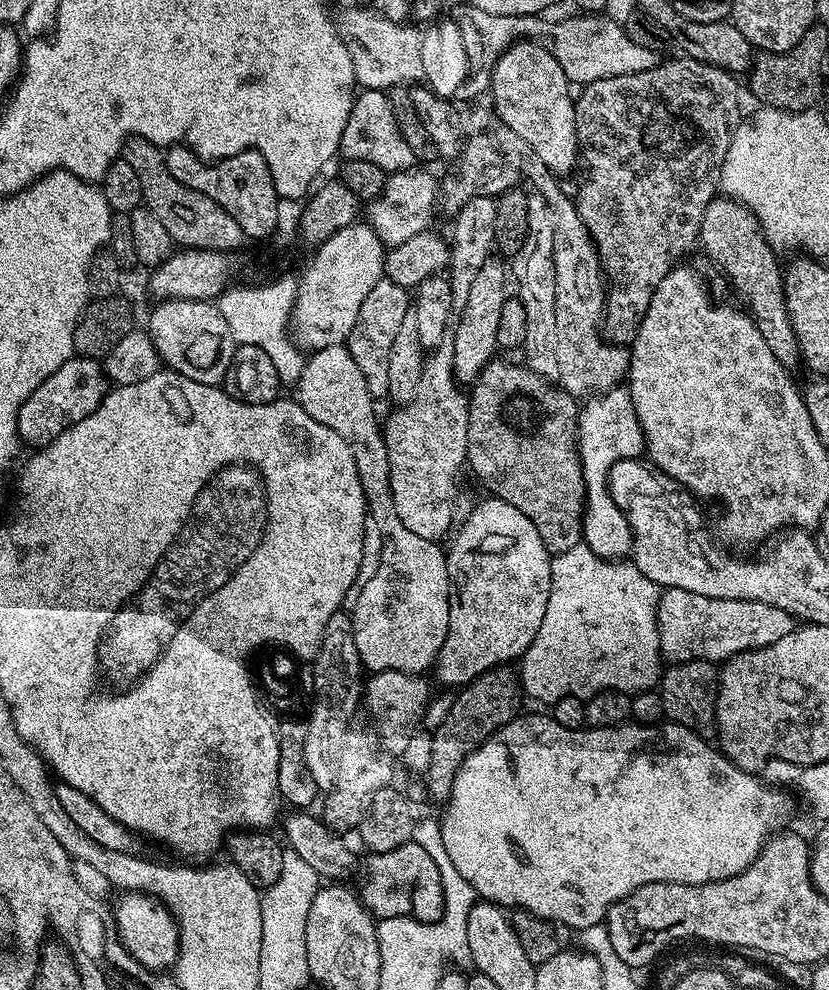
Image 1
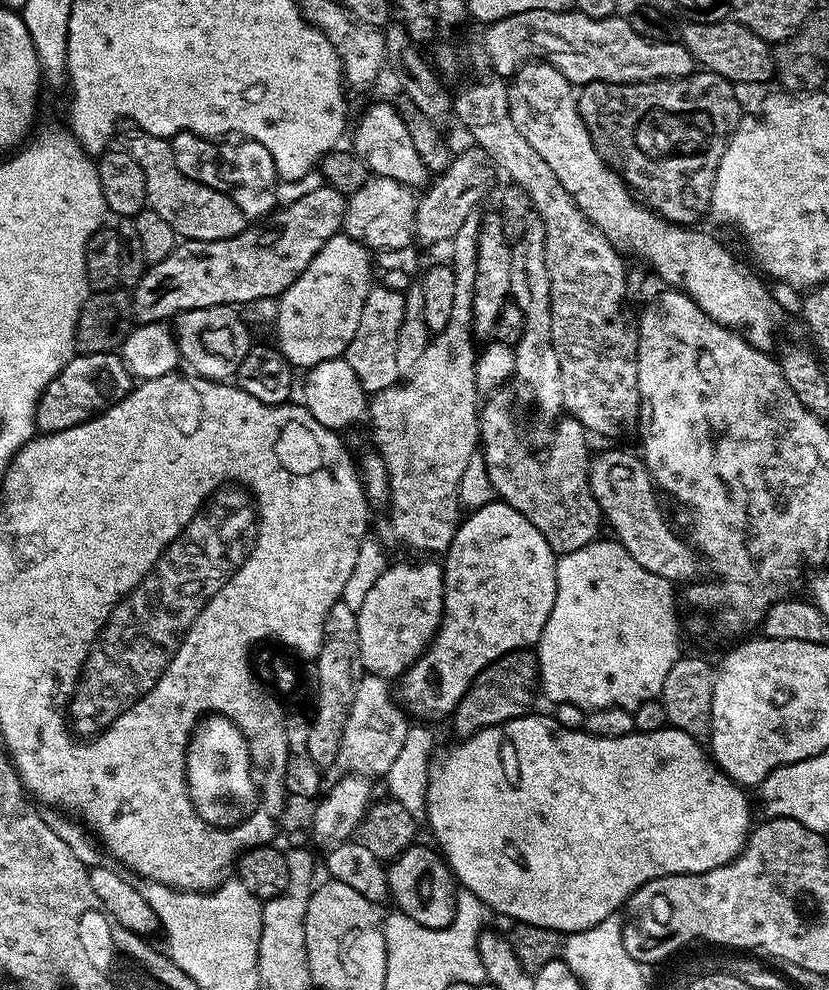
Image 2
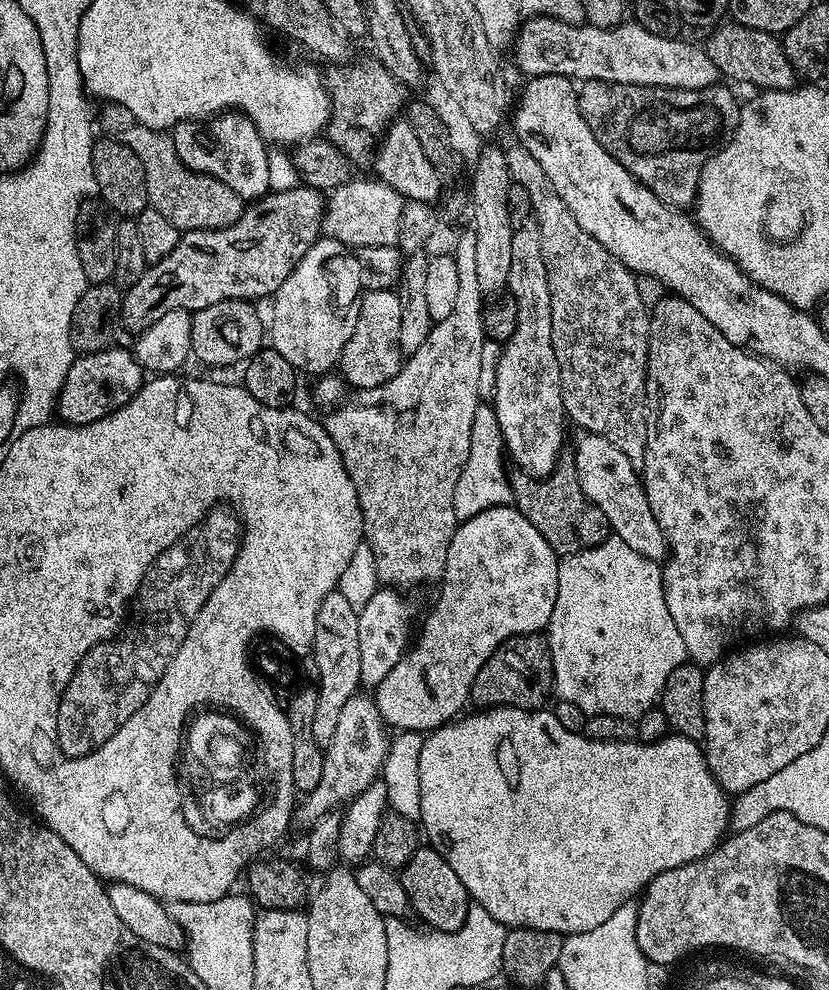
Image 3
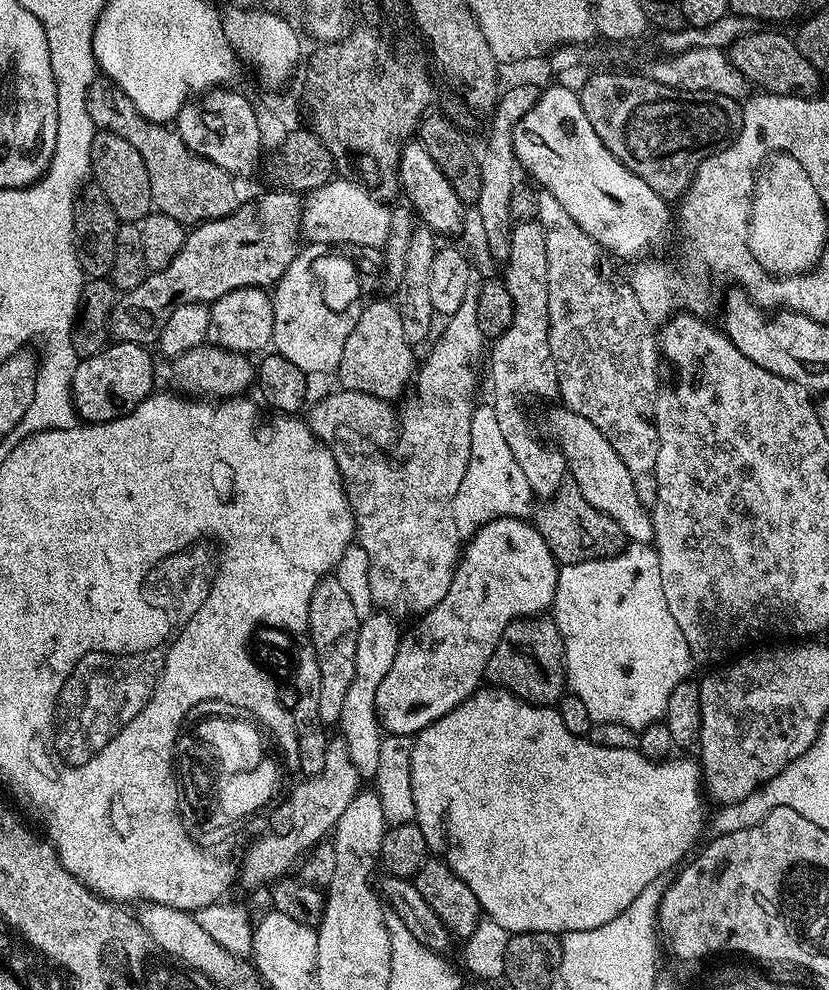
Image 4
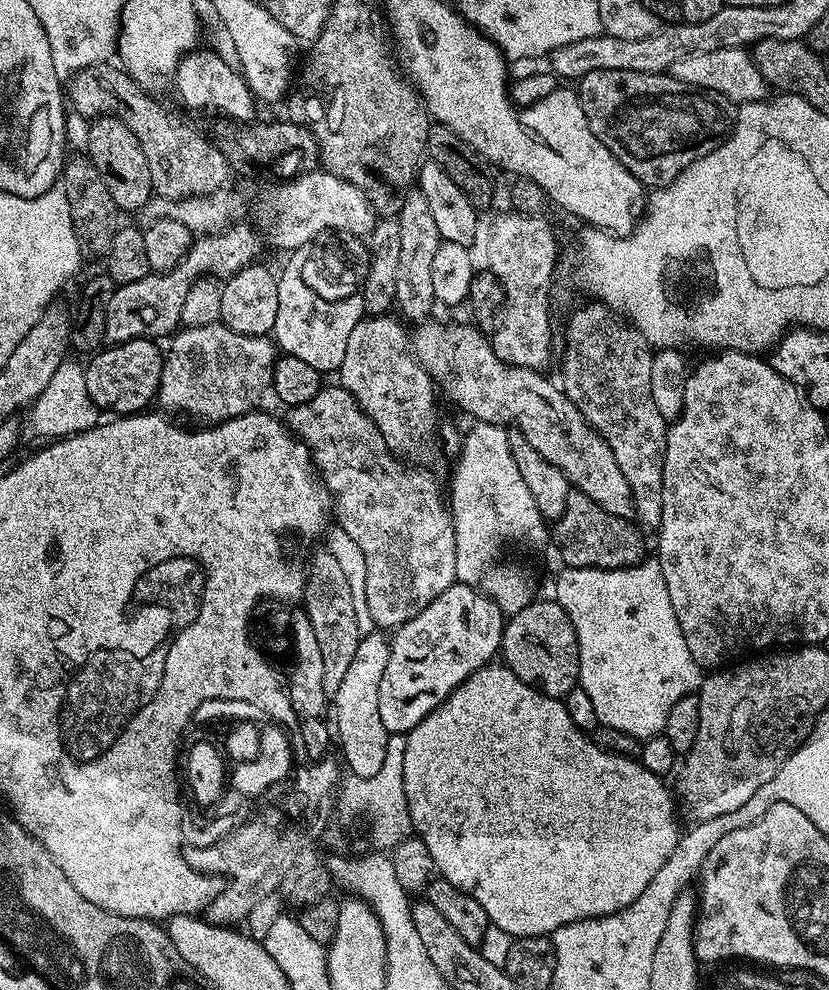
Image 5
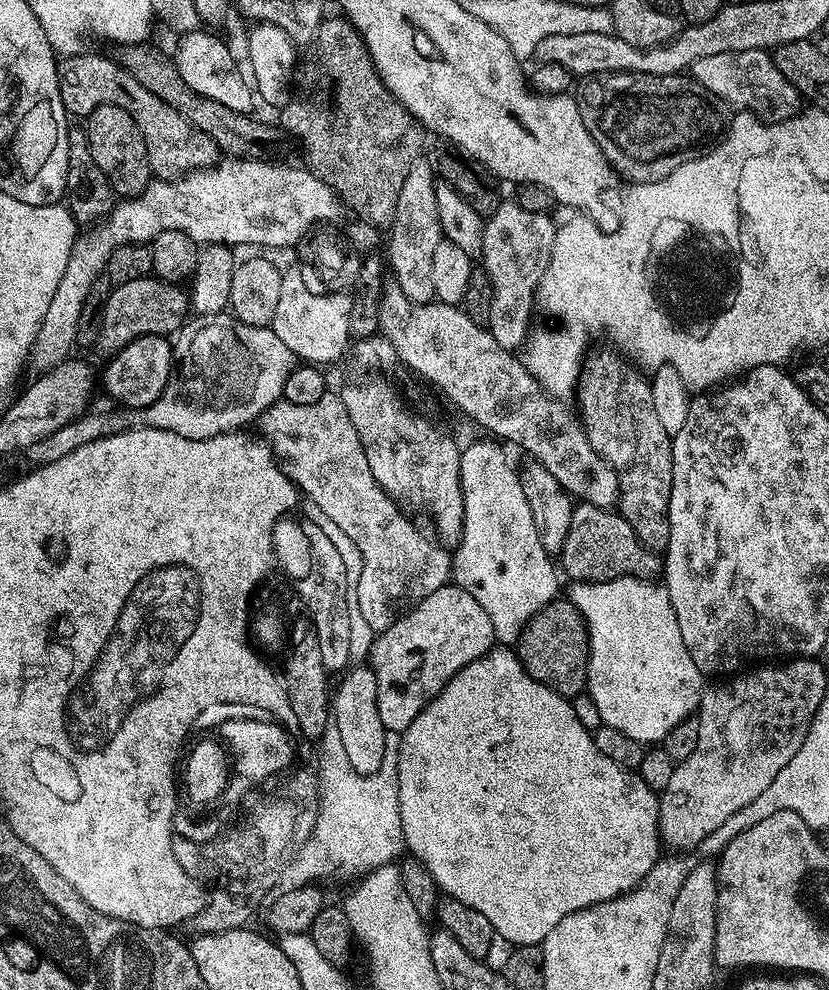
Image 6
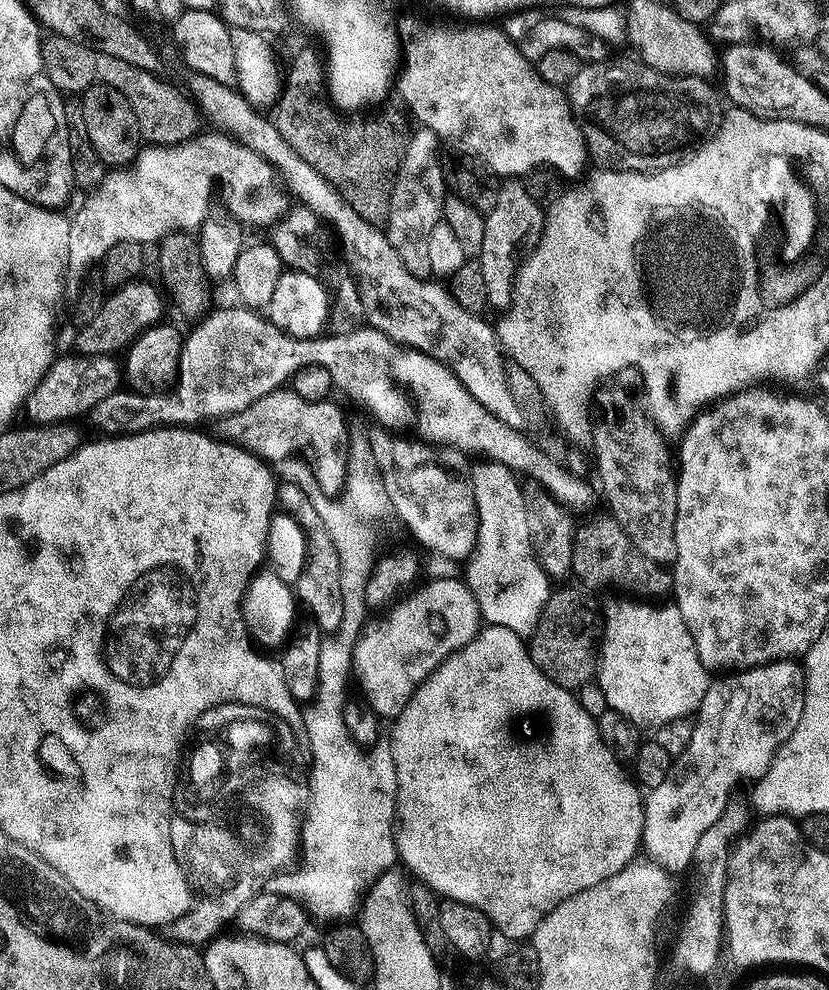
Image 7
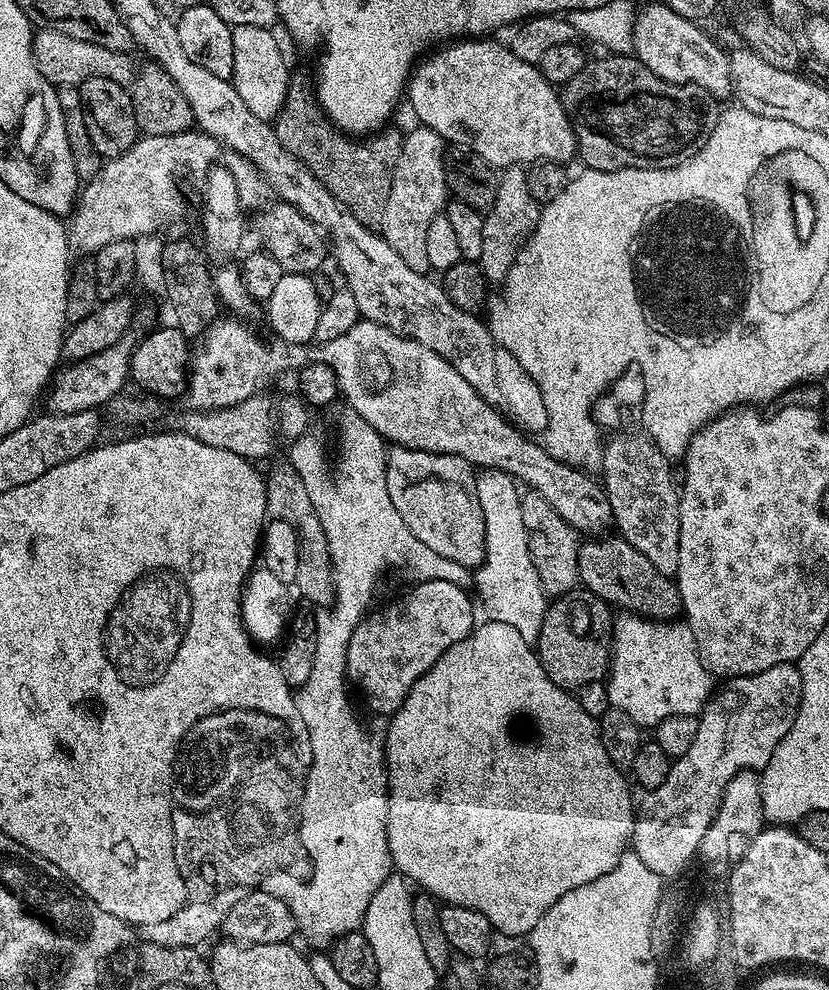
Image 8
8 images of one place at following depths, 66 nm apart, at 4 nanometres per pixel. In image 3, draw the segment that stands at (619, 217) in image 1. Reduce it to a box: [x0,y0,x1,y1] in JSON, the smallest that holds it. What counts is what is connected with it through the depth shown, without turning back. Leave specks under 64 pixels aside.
[578,80,741,210]

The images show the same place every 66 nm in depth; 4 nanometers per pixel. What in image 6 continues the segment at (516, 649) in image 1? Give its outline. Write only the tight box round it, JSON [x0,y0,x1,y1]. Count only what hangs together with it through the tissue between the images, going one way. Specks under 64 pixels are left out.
[370,582,494,733]

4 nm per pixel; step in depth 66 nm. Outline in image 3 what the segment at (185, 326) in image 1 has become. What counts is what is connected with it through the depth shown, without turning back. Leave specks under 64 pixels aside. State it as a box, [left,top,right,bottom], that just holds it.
[192,300,266,368]

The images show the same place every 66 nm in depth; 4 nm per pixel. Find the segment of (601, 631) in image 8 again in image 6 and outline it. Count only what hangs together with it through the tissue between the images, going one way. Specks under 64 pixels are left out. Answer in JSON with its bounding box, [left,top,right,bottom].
[519,598,588,694]

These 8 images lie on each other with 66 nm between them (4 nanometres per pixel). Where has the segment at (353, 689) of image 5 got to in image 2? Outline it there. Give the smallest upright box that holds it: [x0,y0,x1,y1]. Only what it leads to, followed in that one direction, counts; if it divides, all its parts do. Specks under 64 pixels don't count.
[356,561,444,676]

